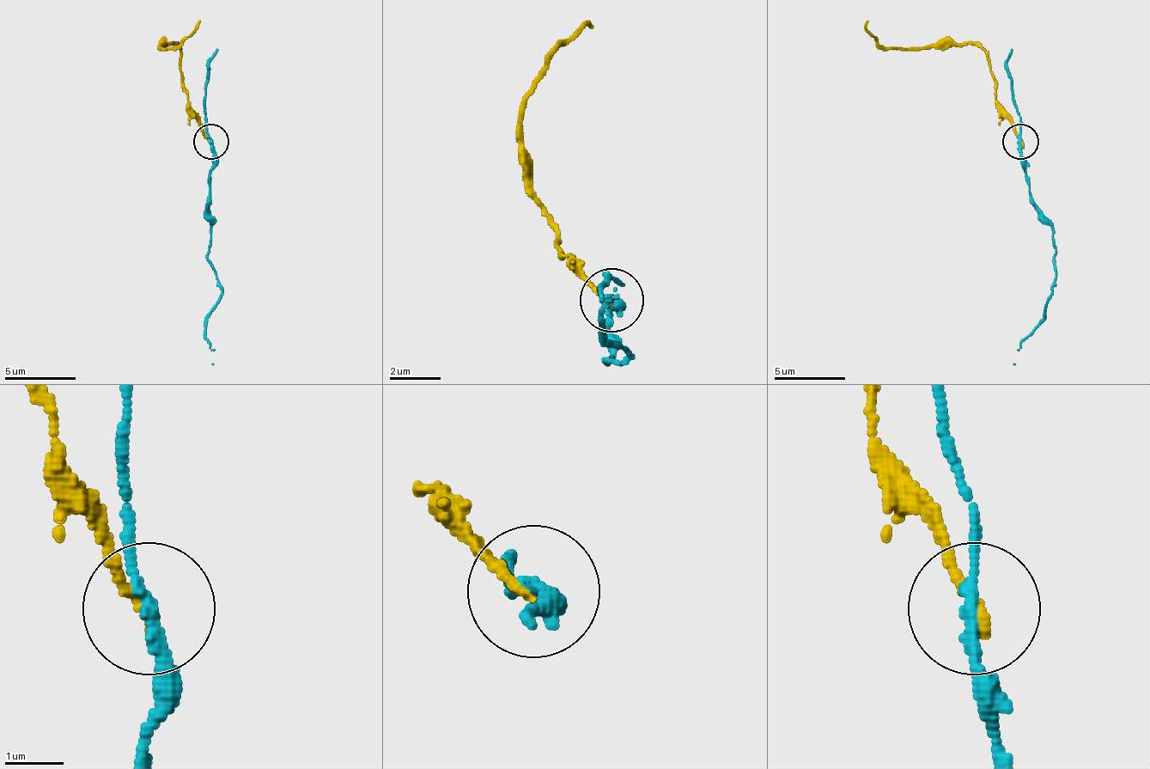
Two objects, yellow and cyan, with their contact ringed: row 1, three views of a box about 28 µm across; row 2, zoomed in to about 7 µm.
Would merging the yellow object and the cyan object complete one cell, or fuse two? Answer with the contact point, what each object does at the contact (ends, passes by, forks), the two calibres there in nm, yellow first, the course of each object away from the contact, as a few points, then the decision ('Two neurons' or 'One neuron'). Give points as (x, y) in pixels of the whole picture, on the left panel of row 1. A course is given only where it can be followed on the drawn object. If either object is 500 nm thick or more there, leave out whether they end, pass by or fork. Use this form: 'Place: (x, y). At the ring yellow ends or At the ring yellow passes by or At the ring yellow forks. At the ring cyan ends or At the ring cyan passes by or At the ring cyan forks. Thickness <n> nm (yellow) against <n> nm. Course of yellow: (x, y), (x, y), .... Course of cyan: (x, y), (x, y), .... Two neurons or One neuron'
Place: (210, 141). At the ring yellow ends. At the ring cyan passes by. Thickness 200 nm (yellow) against 200 nm. Course of yellow: (209, 142), (199, 113), (188, 103), (178, 46), (160, 46), (163, 50), (174, 50), (199, 21). Course of cyan: (209, 142), (209, 231), (206, 259), (221, 299), (206, 327), (213, 349), (213, 363). Two neurons

